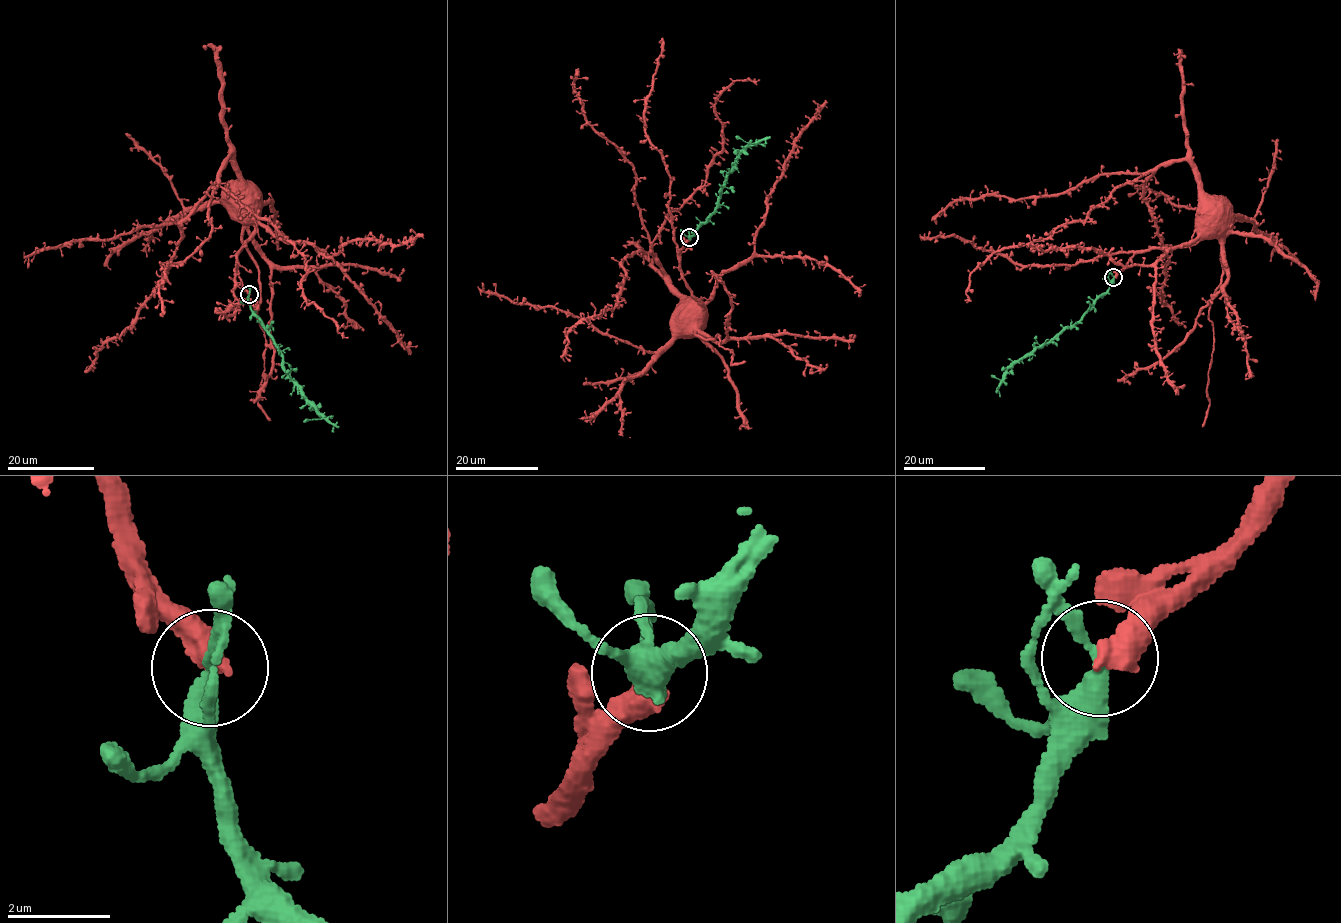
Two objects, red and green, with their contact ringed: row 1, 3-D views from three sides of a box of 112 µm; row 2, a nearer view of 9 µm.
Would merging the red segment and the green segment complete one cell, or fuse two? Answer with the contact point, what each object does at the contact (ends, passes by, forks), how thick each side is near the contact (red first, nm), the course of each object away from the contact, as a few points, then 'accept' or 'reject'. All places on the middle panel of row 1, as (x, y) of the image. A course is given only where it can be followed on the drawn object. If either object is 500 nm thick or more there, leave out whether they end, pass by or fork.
(689, 237) | 500/320 nm | red via (689, 238), (681, 279), (702, 305), (665, 276), (652, 241), (722, 149), (716, 97), (736, 80), (760, 79) | green via (689, 238), (714, 210), (738, 152), (754, 144), (735, 135) | accept

